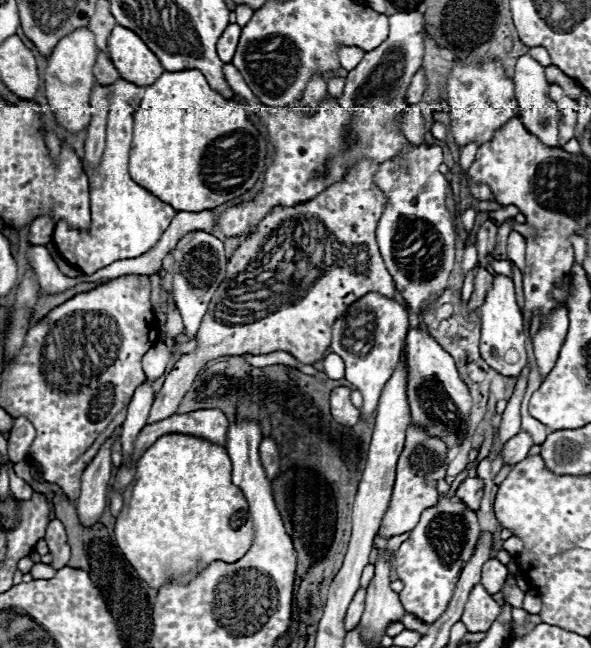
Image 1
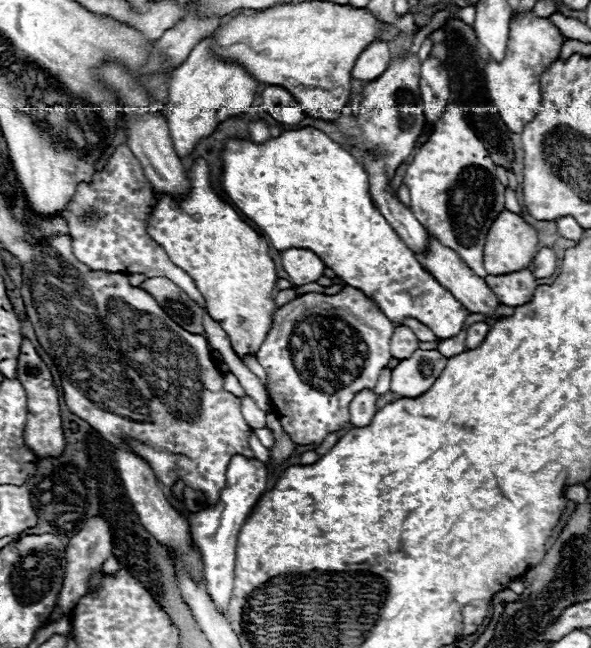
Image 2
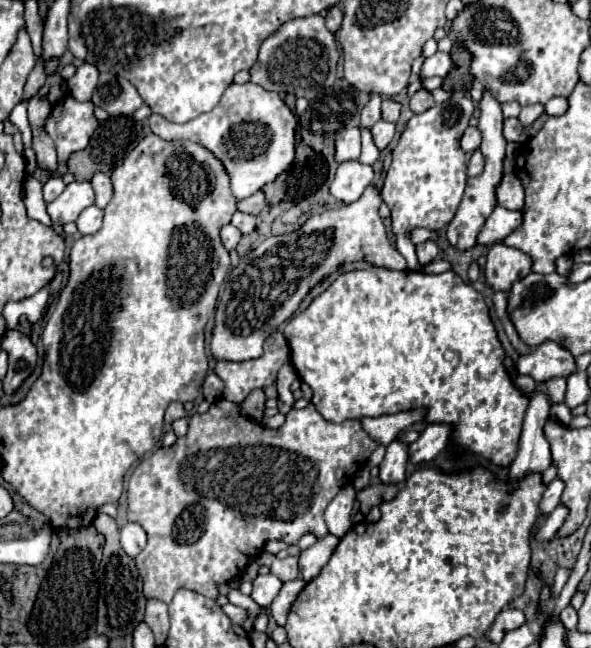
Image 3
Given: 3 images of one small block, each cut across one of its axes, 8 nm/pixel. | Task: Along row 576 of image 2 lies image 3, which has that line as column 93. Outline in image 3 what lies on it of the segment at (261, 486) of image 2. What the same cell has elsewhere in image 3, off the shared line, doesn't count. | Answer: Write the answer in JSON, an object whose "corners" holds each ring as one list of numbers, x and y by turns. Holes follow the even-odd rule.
{"corners":[[88,206,86,210,80,212,78,220,76,220,76,226,78,226,78,232,80,234,94,234,100,230,102,226,102,216,104,212,96,206]]}

